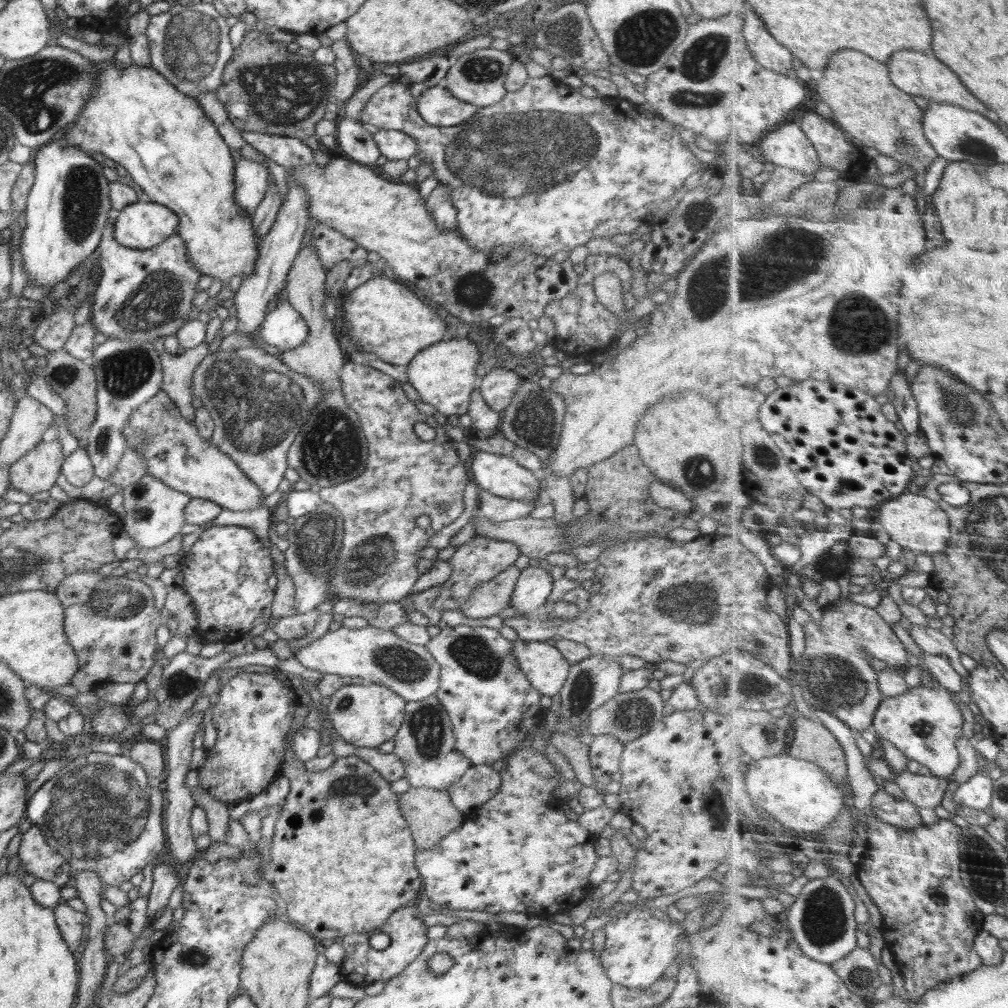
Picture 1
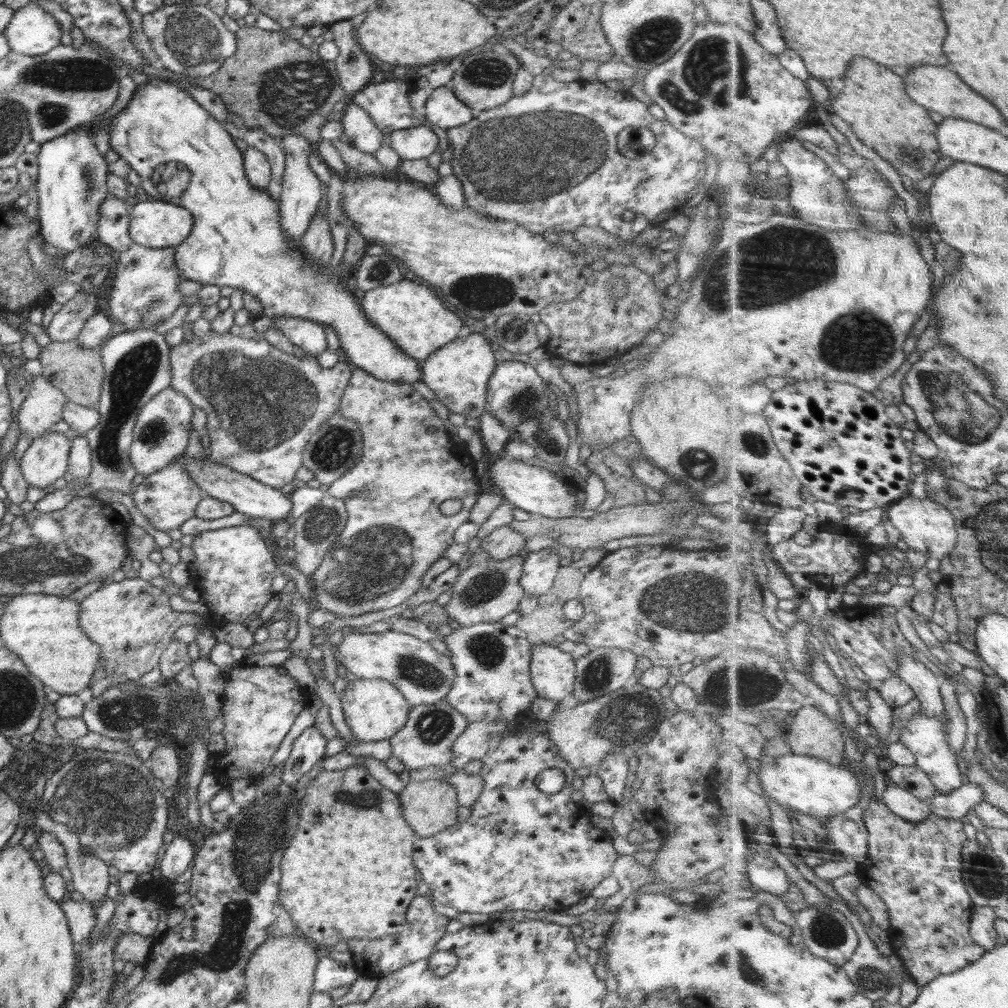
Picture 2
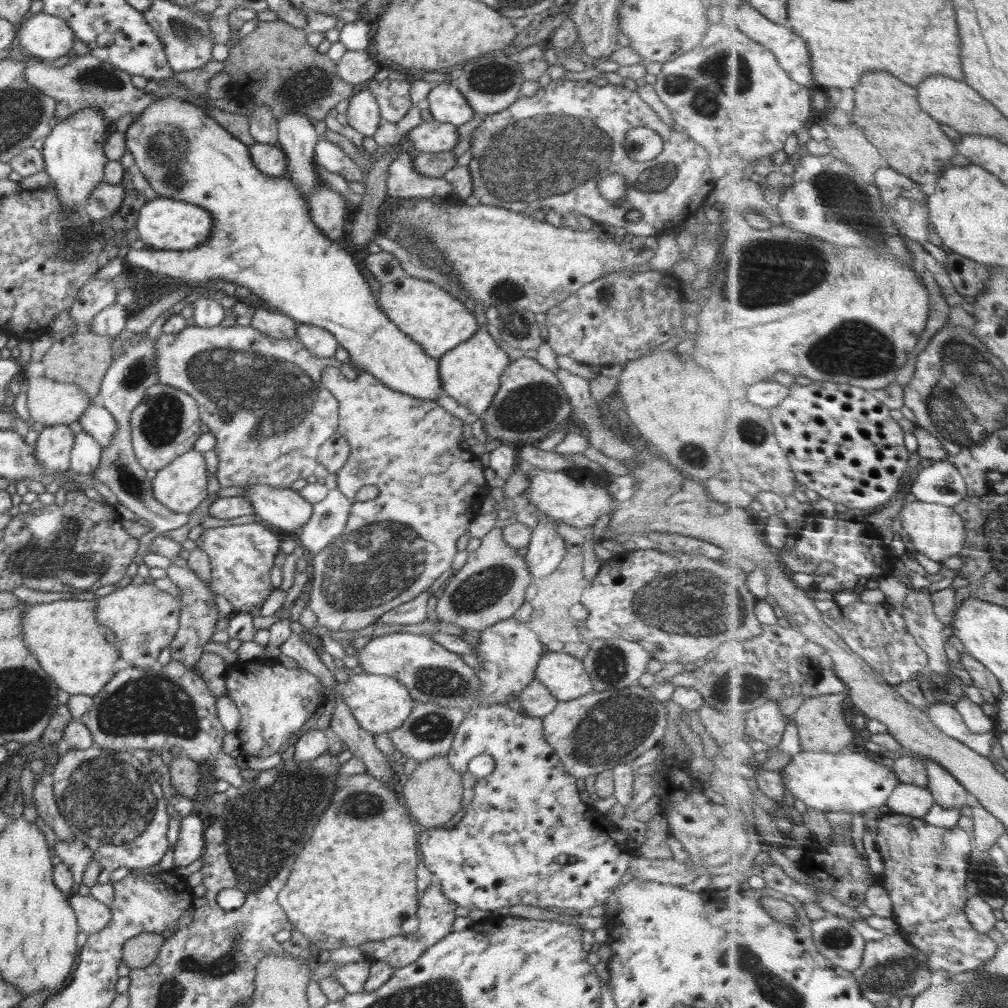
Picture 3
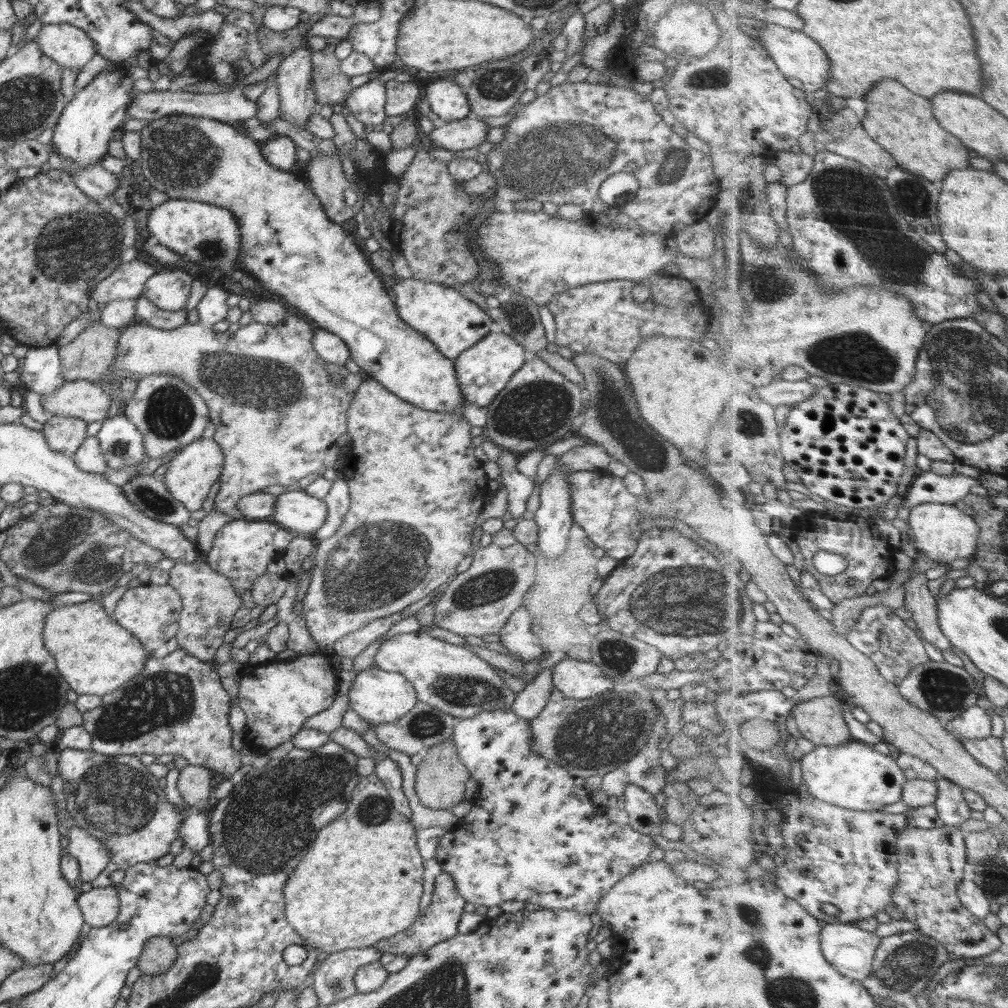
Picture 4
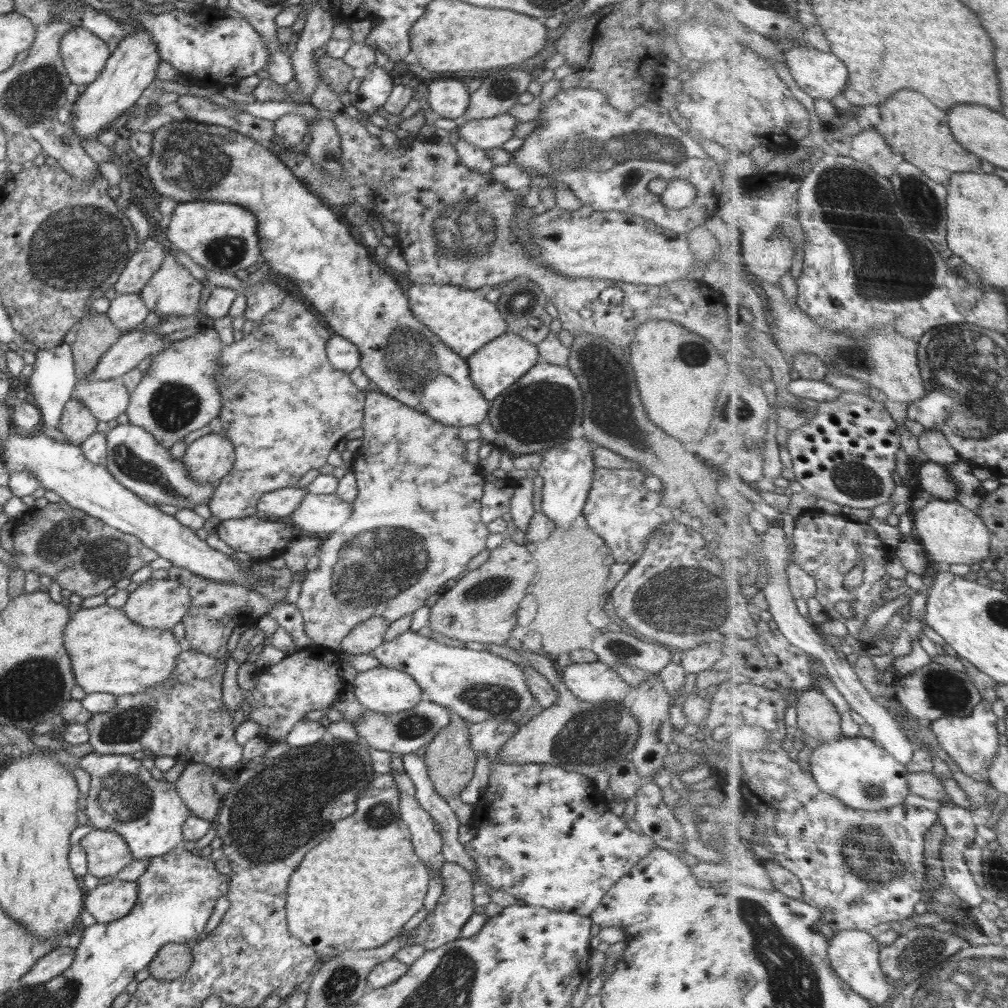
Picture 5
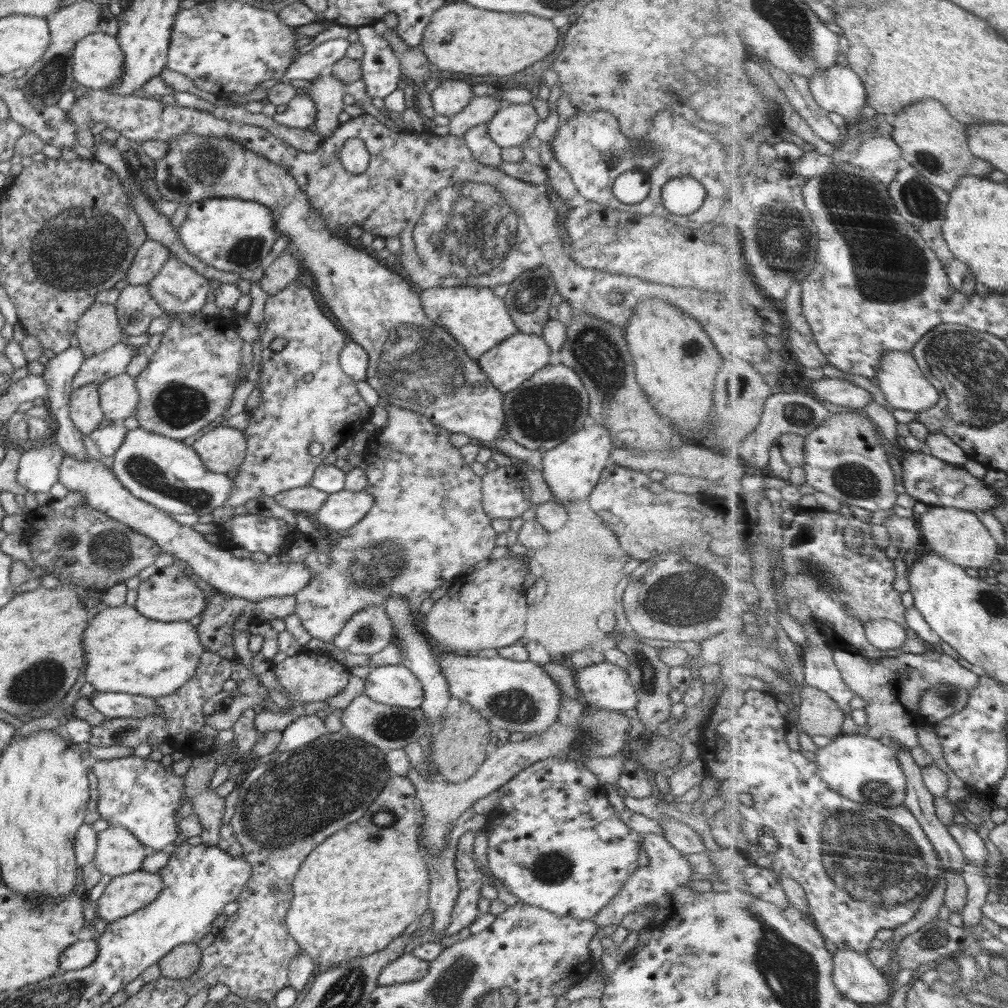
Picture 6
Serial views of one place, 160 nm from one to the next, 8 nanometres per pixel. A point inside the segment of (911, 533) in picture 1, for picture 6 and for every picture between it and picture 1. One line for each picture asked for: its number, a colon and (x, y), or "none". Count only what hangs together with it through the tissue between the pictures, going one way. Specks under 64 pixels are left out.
2: (927, 526)
3: (939, 532)
4: (945, 533)
5: (952, 533)
6: (960, 535)

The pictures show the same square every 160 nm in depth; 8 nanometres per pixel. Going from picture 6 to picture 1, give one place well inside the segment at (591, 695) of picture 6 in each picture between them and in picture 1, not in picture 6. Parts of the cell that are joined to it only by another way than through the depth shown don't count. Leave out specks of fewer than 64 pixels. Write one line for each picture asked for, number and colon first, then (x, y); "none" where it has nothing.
1: (542, 663)
2: (552, 670)
3: (564, 676)
4: (576, 679)
5: (592, 682)

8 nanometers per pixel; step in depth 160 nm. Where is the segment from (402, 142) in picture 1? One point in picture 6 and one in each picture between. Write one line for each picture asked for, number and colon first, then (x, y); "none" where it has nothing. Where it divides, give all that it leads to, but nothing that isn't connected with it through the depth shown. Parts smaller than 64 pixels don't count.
2: (413, 143)
3: (431, 137)
4: (470, 132)
5: (488, 133)
6: (512, 125)

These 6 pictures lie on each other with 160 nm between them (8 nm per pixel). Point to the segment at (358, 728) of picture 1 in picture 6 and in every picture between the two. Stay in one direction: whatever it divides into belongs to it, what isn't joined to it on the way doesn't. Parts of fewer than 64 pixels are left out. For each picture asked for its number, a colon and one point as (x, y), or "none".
2: (375, 710)
3: (381, 704)
4: (379, 697)
5: (382, 689)
6: (397, 686)

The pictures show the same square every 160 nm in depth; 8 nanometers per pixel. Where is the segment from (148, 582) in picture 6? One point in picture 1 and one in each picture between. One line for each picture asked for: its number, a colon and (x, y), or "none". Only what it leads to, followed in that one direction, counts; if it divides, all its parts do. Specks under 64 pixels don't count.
1: (111, 622)
2: (132, 621)
3: (144, 619)
4: (150, 612)
5: (157, 603)

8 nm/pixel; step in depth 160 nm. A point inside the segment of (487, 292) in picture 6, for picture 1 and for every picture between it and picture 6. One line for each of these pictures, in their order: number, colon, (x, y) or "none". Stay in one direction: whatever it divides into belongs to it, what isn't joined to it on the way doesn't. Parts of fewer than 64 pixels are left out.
1: (385, 318)
2: (414, 317)
3: (432, 318)
4: (442, 314)
5: (462, 319)

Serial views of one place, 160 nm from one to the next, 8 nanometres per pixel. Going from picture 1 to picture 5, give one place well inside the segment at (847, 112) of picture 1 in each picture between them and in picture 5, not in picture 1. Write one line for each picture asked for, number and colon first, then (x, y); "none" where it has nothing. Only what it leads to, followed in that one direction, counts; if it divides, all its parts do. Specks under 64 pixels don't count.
2: (875, 100)
3: (889, 111)
4: (905, 124)
5: (916, 127)

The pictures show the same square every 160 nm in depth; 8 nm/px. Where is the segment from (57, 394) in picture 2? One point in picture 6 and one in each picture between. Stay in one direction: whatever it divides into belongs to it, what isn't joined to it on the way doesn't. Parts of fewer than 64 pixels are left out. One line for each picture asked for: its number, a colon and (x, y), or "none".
3: (49, 403)
4: (81, 399)
5: (106, 400)
6: (118, 396)

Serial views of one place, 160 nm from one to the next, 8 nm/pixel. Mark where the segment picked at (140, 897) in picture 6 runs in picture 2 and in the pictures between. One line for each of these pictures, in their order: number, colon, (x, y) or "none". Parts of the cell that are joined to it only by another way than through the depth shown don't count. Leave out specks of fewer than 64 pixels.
2: (81, 917)
3: (92, 915)
4: (100, 906)
5: (108, 902)

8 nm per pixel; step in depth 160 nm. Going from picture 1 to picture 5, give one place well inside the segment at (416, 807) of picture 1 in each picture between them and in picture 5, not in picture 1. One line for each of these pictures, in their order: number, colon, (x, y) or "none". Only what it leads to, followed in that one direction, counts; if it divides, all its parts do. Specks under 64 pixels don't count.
2: (429, 807)
3: (433, 793)
4: (441, 775)
5: (450, 760)

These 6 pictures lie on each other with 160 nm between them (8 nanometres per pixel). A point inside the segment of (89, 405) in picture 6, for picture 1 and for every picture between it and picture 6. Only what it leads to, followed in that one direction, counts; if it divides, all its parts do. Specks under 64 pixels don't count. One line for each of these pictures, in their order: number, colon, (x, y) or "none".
1: (36, 472)
2: (45, 460)
3: (53, 447)
4: (63, 434)
5: (77, 423)

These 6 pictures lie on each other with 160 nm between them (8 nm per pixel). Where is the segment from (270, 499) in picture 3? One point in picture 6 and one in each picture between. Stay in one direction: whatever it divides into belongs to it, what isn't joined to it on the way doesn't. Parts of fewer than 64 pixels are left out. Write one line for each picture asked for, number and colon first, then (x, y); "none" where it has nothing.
4: (295, 510)
5: (317, 513)
6: (342, 510)

